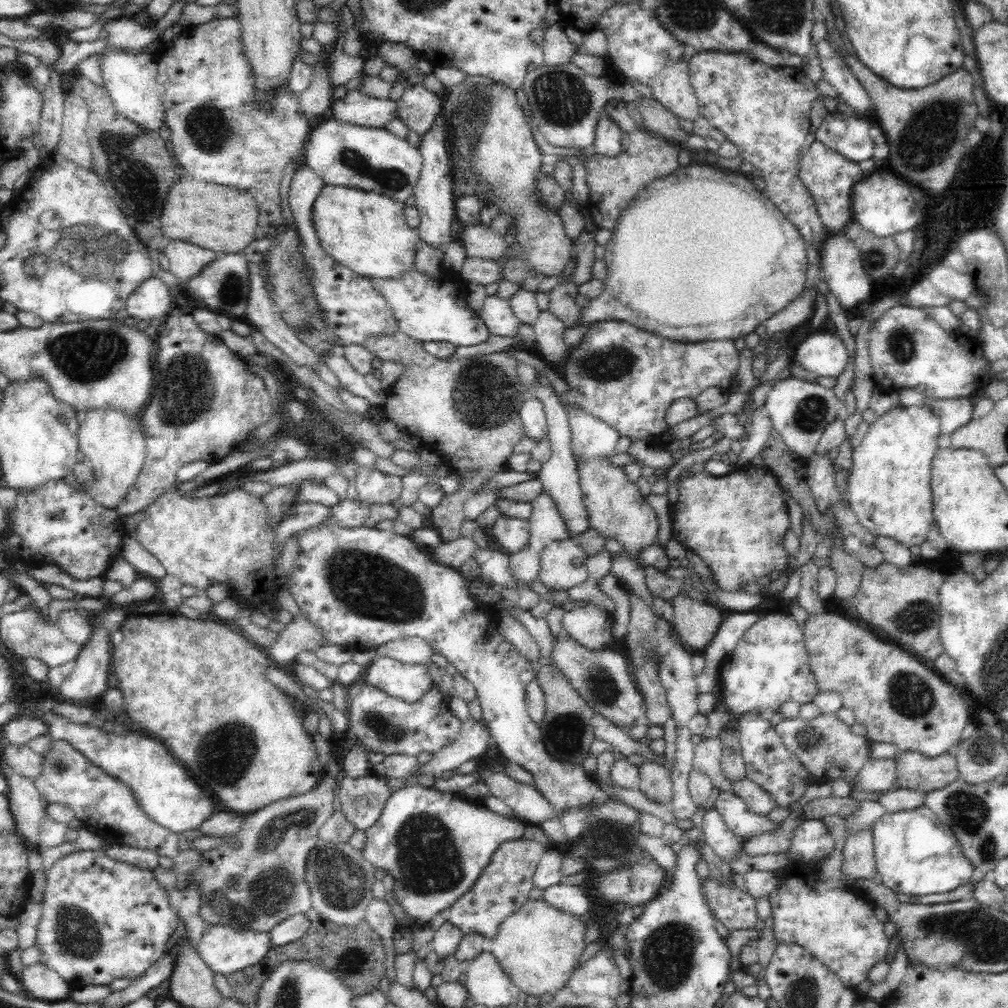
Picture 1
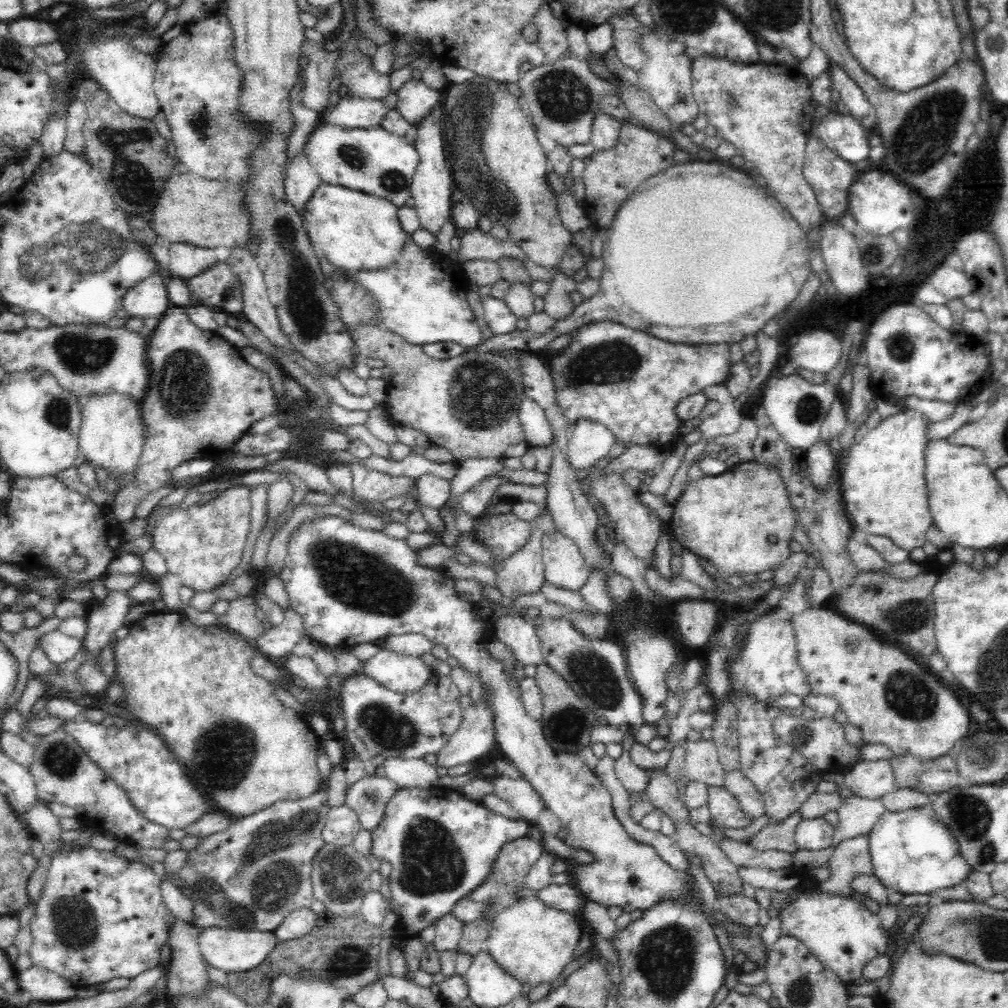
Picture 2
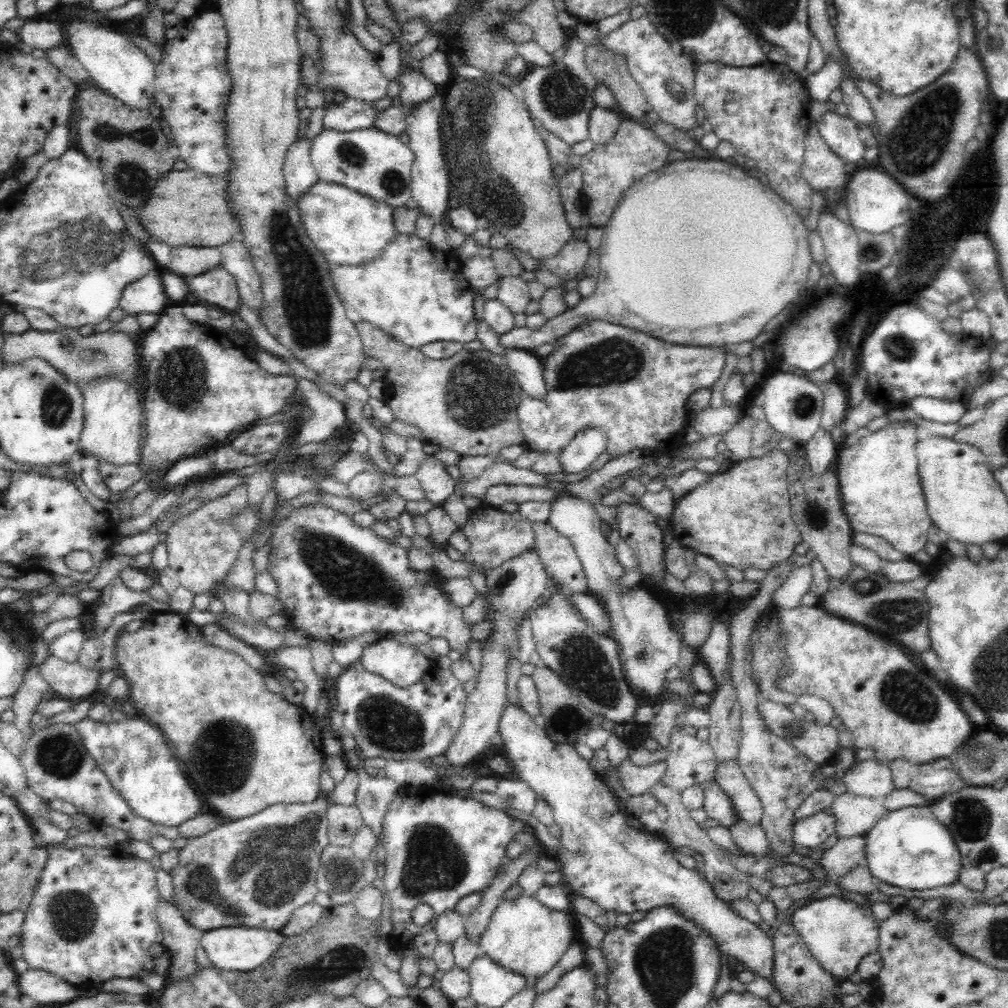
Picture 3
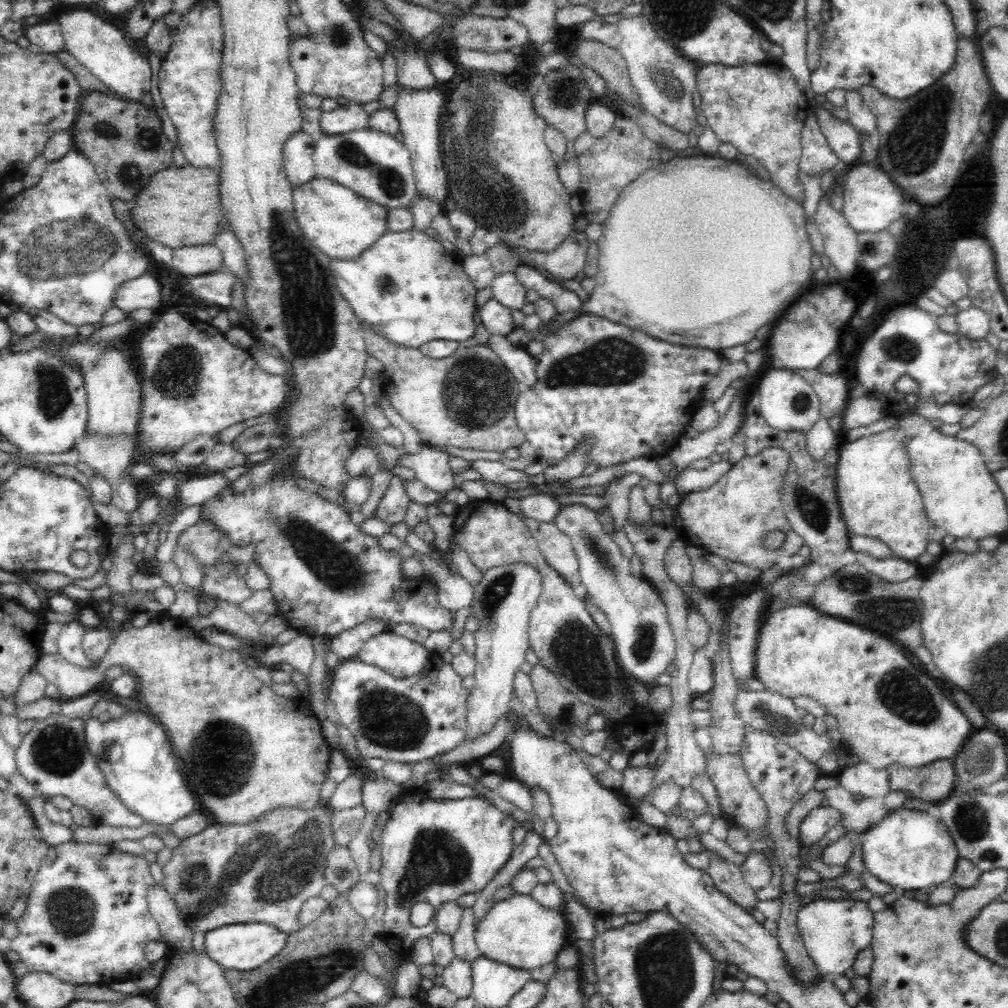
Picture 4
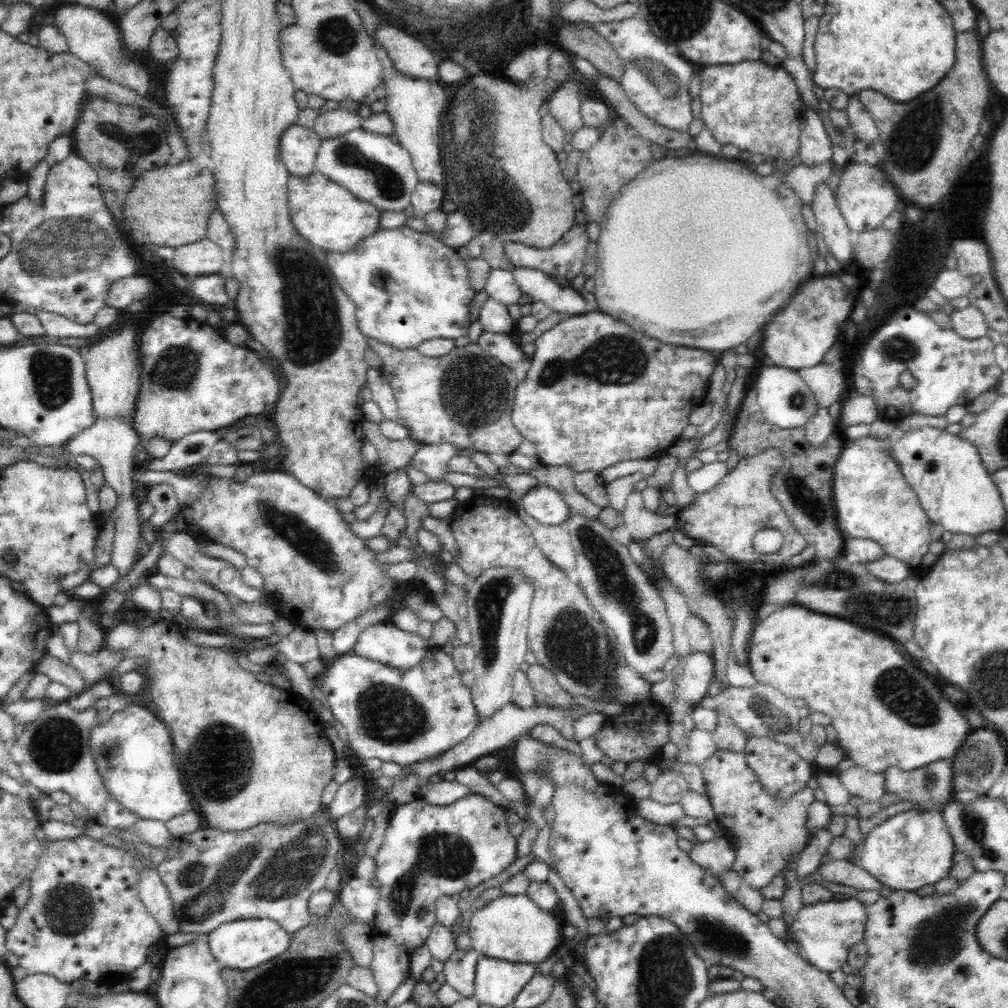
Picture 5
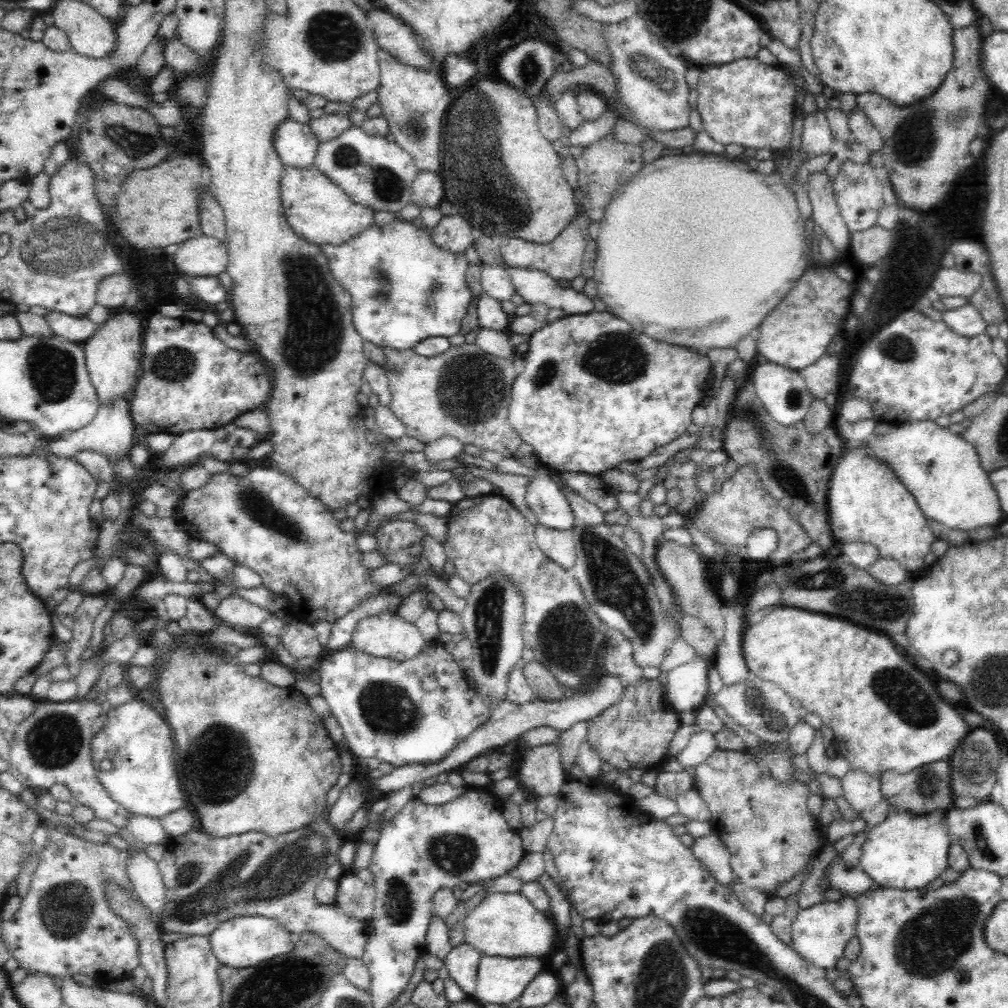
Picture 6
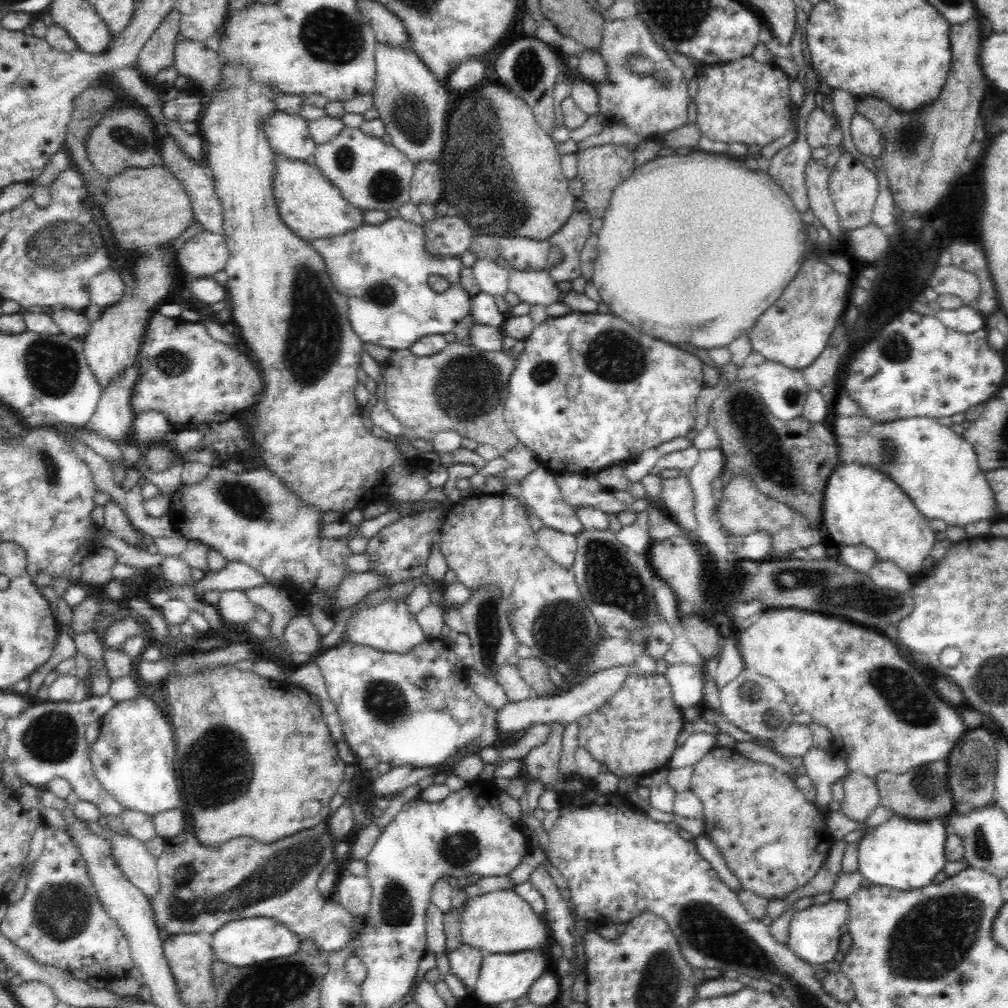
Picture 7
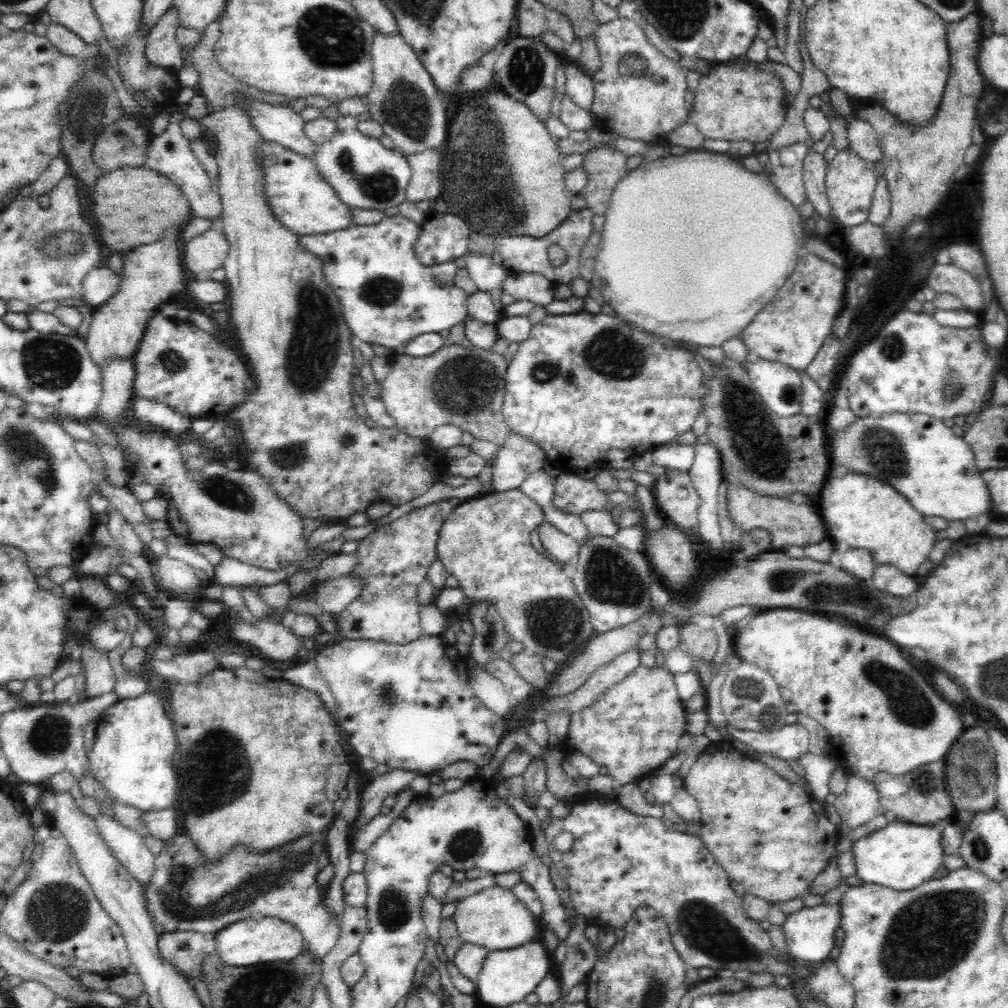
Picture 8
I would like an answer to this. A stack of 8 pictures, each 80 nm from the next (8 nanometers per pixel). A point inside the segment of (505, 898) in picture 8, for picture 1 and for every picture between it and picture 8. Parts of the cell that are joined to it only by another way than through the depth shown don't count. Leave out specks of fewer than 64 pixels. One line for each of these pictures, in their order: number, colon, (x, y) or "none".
1: (539, 947)
2: (533, 942)
3: (524, 936)
4: (518, 931)
5: (514, 928)
6: (506, 924)
7: (501, 922)

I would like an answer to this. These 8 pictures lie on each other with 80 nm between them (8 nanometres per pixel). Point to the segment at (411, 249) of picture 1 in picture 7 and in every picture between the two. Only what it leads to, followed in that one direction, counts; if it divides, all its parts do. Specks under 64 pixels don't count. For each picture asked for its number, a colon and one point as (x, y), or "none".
2: (352, 230)
3: (348, 228)
4: (340, 223)
5: (328, 216)
6: (318, 210)
7: (311, 207)

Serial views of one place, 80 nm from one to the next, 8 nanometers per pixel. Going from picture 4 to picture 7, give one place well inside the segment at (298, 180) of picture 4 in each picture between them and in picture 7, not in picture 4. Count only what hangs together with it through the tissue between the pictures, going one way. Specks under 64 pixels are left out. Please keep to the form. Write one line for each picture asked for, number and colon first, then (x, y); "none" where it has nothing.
5: (298, 147)
6: (296, 144)
7: (289, 136)

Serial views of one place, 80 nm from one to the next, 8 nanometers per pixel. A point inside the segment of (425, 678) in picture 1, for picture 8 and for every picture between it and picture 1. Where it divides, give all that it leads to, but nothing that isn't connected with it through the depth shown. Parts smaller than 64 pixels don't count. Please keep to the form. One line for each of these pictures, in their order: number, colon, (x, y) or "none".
2: (401, 674)
3: (402, 666)
4: (400, 657)
5: (384, 643)
6: (386, 635)
7: (390, 627)
8: (394, 561)

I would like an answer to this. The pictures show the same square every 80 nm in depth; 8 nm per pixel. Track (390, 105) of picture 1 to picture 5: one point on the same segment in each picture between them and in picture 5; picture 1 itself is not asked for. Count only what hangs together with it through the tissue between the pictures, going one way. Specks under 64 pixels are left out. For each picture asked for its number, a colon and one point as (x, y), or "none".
2: (351, 112)
3: (351, 114)
4: (351, 116)
5: (331, 124)

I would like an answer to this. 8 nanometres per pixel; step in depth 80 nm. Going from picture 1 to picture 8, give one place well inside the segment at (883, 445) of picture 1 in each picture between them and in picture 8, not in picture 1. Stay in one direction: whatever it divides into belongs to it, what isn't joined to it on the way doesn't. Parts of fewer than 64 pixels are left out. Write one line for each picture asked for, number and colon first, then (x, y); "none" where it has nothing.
2: (884, 488)
3: (882, 494)
4: (877, 496)
5: (872, 498)
6: (867, 502)
7: (862, 505)
8: (866, 513)

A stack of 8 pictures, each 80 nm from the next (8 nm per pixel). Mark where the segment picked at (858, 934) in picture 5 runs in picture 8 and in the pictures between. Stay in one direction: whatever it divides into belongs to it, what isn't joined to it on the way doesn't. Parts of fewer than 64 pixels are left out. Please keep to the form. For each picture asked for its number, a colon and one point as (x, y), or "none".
6: (820, 933)
7: (815, 933)
8: (809, 933)

